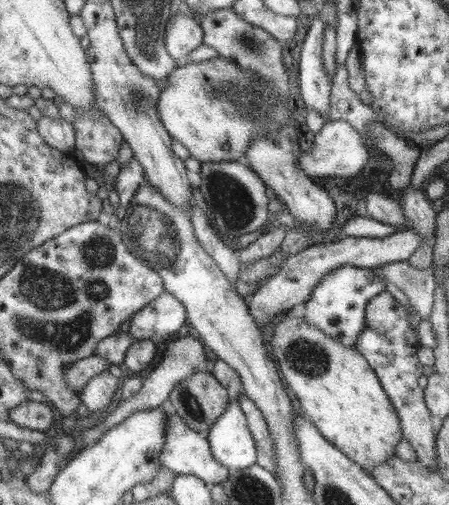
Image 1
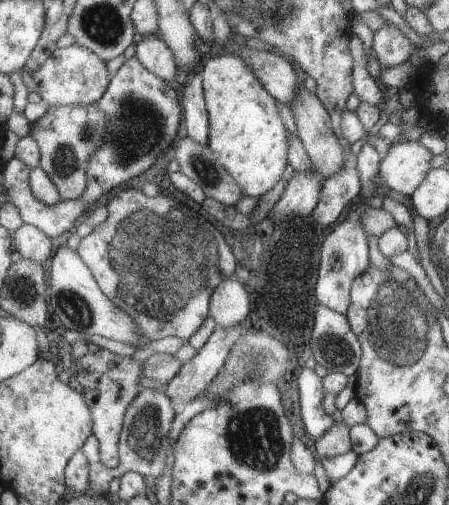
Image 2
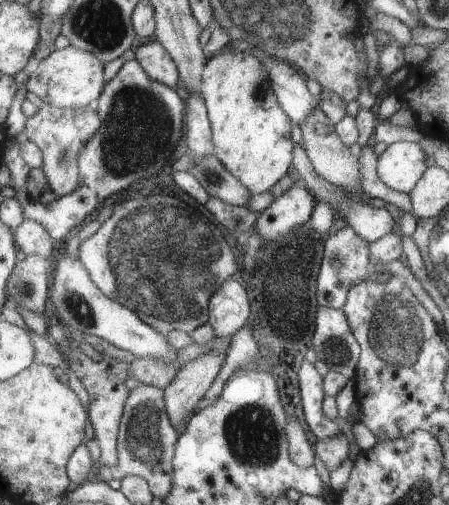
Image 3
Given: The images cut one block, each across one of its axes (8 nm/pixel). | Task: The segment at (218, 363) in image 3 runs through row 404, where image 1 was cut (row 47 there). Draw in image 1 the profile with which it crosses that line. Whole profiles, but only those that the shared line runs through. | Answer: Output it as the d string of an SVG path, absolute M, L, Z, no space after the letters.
M185 10L171 14L167 22L165 47L172 58L184 63L187 54L203 43L204 31L199 22Z

